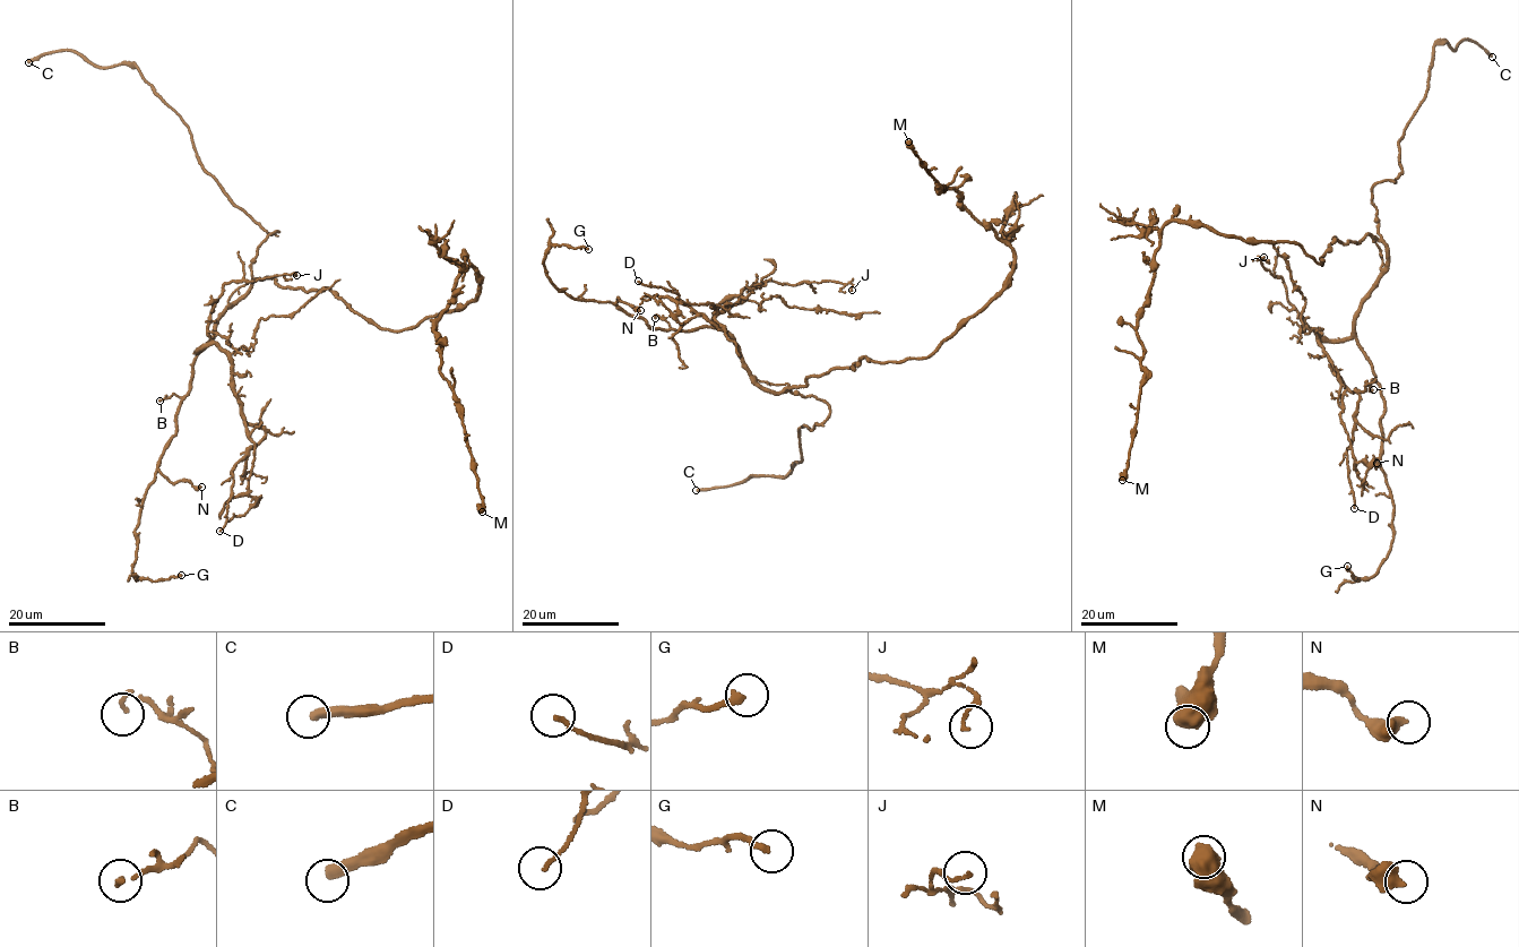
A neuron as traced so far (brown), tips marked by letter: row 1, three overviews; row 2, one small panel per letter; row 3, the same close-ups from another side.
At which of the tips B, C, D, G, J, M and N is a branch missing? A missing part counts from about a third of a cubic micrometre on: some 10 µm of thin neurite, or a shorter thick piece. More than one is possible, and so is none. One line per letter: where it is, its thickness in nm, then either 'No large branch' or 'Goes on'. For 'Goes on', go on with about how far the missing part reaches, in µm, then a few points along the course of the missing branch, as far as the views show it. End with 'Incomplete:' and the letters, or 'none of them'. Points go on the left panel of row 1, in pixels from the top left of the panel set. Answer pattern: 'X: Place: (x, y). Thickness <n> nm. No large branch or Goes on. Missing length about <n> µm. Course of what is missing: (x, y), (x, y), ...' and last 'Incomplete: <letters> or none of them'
B: Place: (160, 401). Thickness 140 nm. No large branch
C: Place: (28, 62). Thickness 380 nm. Goes on. Missing length about 4 µm
D: Place: (219, 531). Thickness 140 nm. No large branch
G: Place: (181, 575). Thickness 240 nm. No large branch
J: Place: (296, 275). Thickness 110 nm. No large branch
M: Place: (482, 511). Thickness 750 nm. No large branch
N: Place: (201, 487). Thickness 440 nm. No large branch
Incomplete: C

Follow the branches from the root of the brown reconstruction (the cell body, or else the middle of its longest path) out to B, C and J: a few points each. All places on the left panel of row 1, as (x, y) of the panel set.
B: (338, 298), (328, 289), (253, 281), (196, 358), (187, 394), (160, 401)
C: (338, 298), (253, 281), (258, 247), (278, 232), (232, 201), (137, 68), (96, 67), (68, 50), (28, 62)
J: (338, 298), (328, 289), (253, 281), (196, 351), (210, 344), (210, 312), (224, 283), (296, 275)

